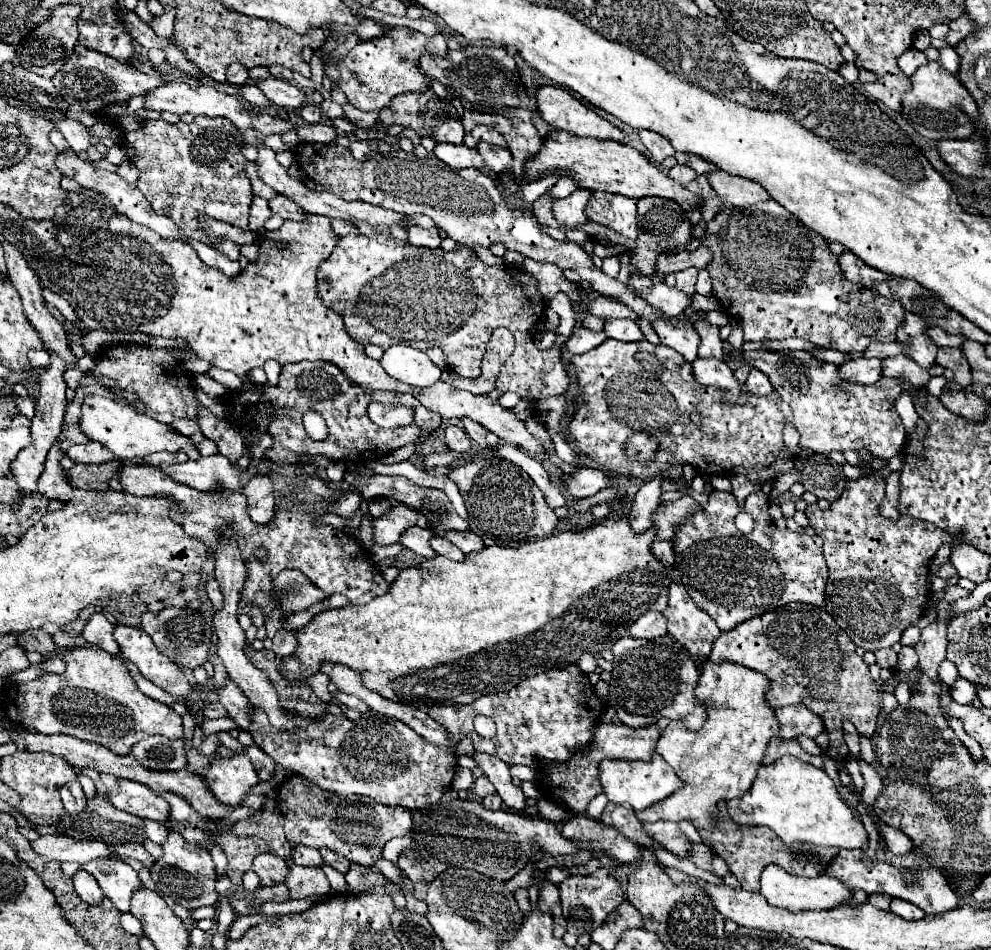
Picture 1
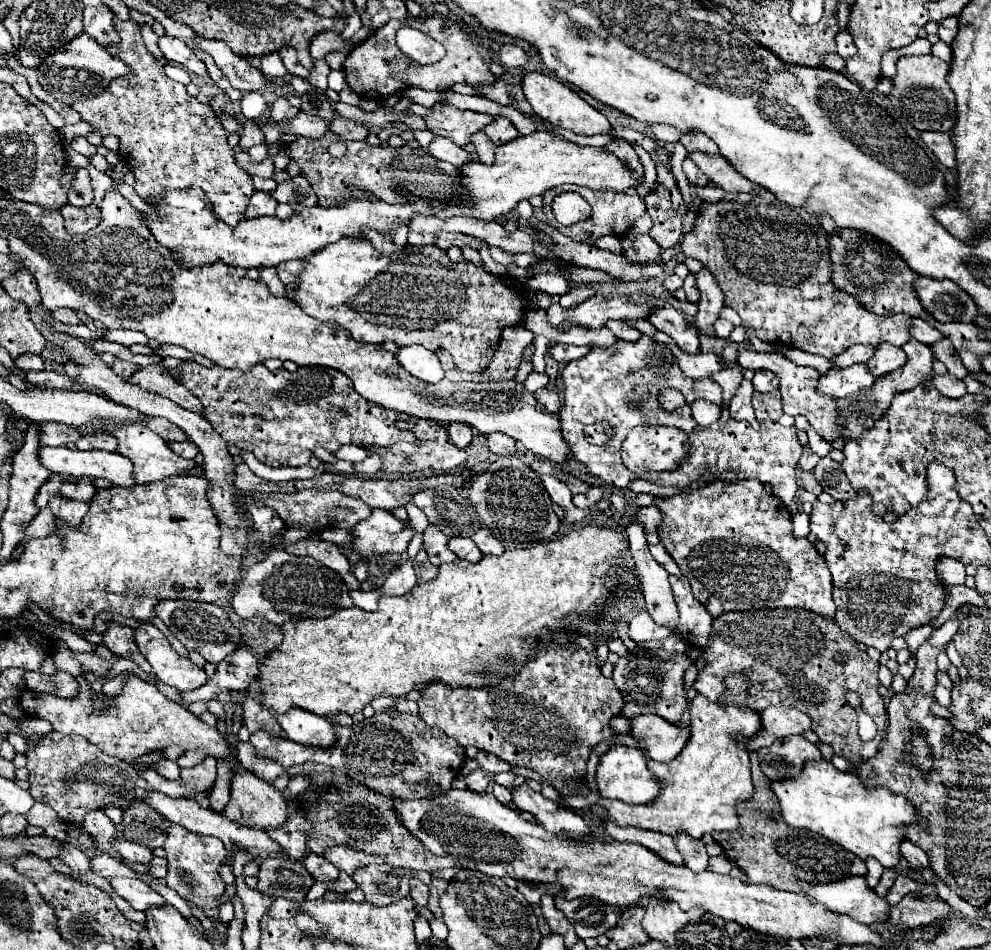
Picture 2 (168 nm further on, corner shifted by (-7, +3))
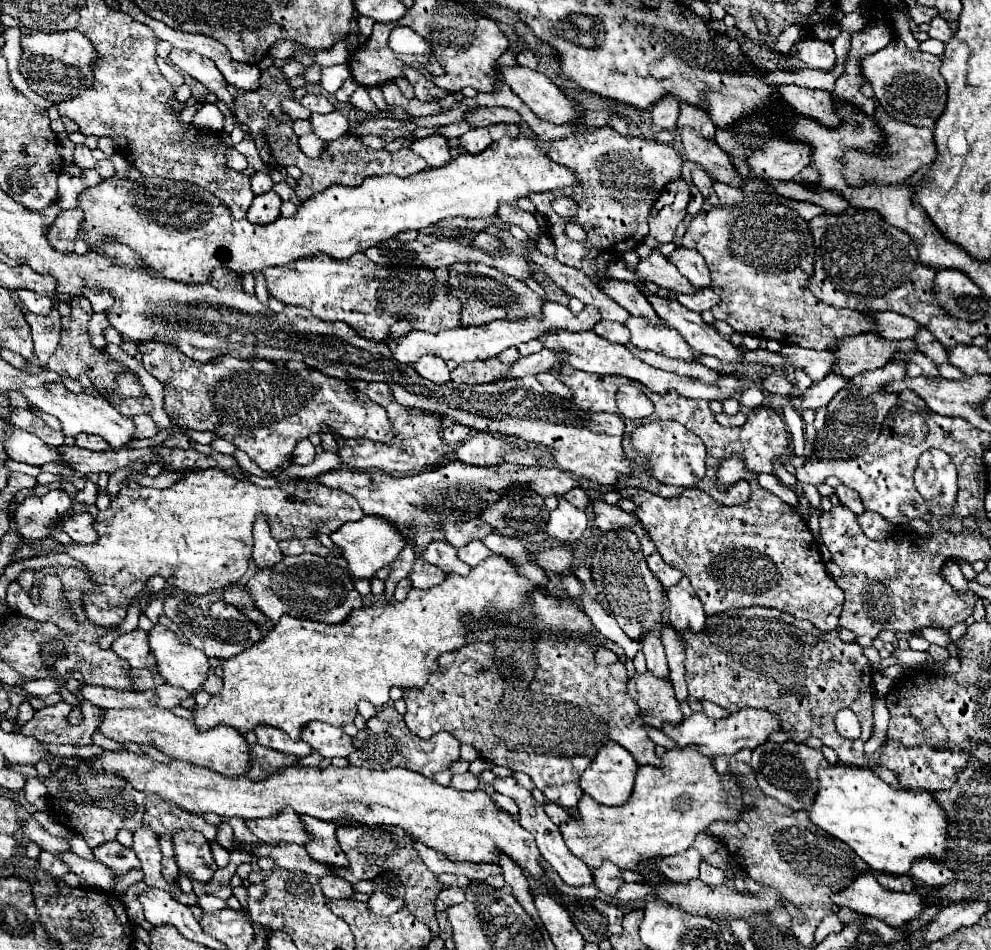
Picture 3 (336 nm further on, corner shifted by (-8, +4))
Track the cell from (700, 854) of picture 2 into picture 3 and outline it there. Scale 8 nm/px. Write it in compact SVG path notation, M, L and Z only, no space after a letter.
M705 860L701 862L701 872L699 872L699 878L701 878L707 886L721 886L721 884L725 882L723 870L709 866Z

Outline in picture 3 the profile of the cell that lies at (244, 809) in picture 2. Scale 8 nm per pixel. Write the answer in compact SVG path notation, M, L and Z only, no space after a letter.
M281 810L279 814L271 818L257 818L257 820L245 820L247 828L265 844L305 844L309 840L309 834L305 832L303 824L299 822L299 816L295 810Z

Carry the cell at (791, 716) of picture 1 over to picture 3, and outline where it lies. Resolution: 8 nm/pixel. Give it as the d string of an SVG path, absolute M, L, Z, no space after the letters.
M745 708L739 710L735 714L731 714L725 720L711 720L707 718L703 712L691 714L689 718L685 718L679 726L663 726L661 728L665 736L669 736L677 746L689 746L689 744L697 744L699 752L705 756L719 756L719 754L737 754L743 748L757 748L761 744L767 742L767 738L773 732L781 730L781 722L779 716L773 714L771 710L755 710L755 708Z

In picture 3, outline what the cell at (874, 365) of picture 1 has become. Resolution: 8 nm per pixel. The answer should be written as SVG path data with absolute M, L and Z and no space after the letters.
M831 372L831 374L827 374L821 382L813 384L803 396L793 398L793 408L799 410L799 412L801 412L801 410L817 410L817 408L823 408L823 406L827 406L827 404L831 402L831 398L833 398L839 390L847 388L849 384L851 384L849 378L843 378L841 374Z

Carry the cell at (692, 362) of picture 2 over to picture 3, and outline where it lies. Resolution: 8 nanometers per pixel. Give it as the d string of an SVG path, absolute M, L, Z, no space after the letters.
M629 318L625 326L631 332L631 342L641 350L653 350L667 358L681 358L691 362L693 354L681 334L673 328L645 324L641 318Z

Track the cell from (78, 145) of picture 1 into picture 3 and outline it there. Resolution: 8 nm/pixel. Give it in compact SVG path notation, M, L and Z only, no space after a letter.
M77 144L77 148L75 148L75 164L77 164L81 170L85 170L85 168L93 168L95 162L97 162L97 160L93 158L91 150L89 150L85 144Z

